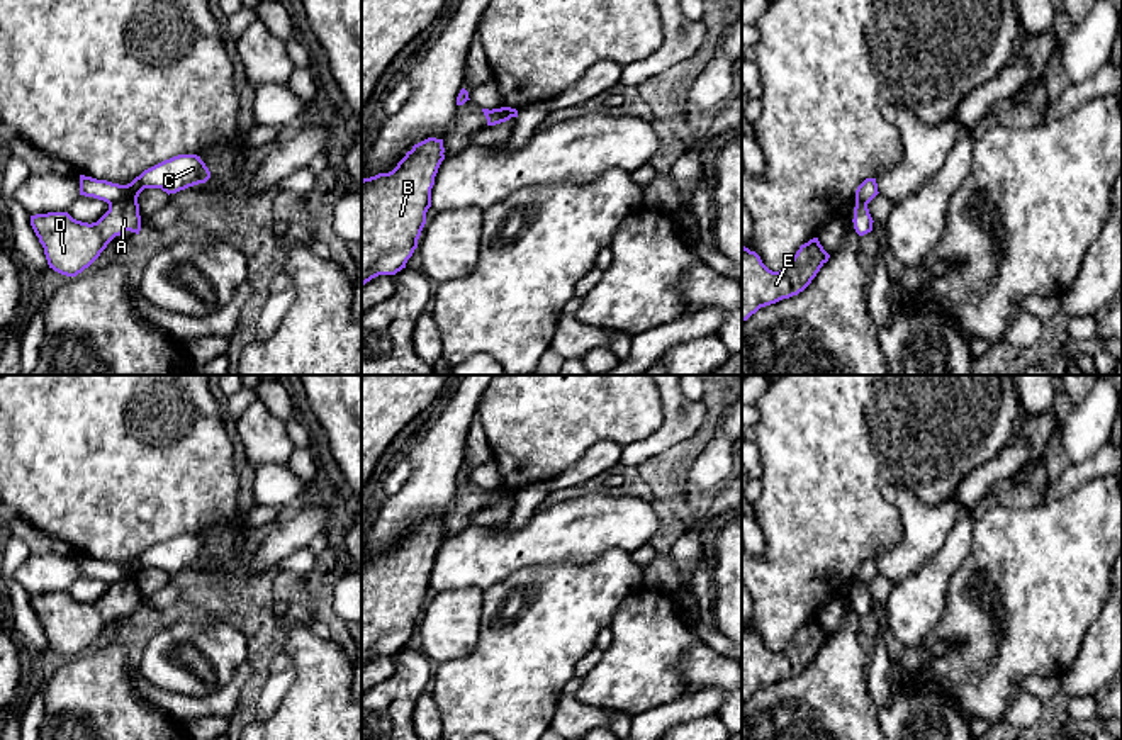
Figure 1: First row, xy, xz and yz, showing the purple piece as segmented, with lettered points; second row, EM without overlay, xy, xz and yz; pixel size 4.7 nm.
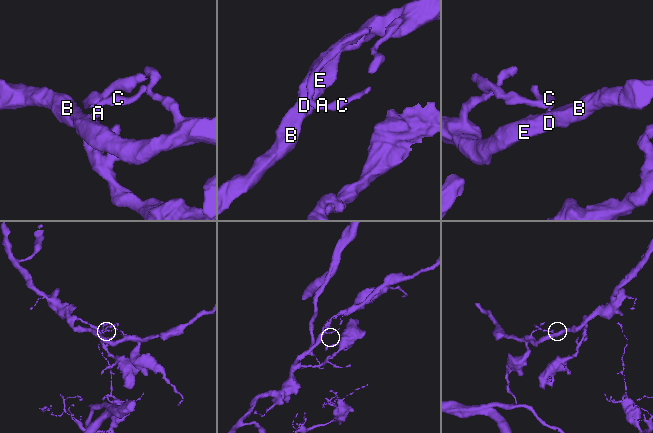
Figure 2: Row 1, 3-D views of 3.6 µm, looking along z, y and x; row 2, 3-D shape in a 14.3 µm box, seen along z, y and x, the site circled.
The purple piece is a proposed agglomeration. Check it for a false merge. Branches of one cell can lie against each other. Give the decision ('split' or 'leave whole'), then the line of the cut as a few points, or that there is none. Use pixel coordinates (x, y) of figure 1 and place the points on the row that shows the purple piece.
split; cut xy (136, 199), (121, 199), (109, 206)

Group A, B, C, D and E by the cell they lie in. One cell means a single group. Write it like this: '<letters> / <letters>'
A B D E / C

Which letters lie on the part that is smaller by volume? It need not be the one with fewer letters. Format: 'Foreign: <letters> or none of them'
Foreign: C

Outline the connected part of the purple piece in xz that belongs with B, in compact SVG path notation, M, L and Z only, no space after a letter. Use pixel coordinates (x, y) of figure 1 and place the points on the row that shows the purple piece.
M428 137L389 173L362 180L362 285L406 268L431 207L443 139Z

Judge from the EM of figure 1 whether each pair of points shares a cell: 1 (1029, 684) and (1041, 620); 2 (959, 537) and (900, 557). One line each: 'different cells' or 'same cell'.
1: different cells
2: different cells

